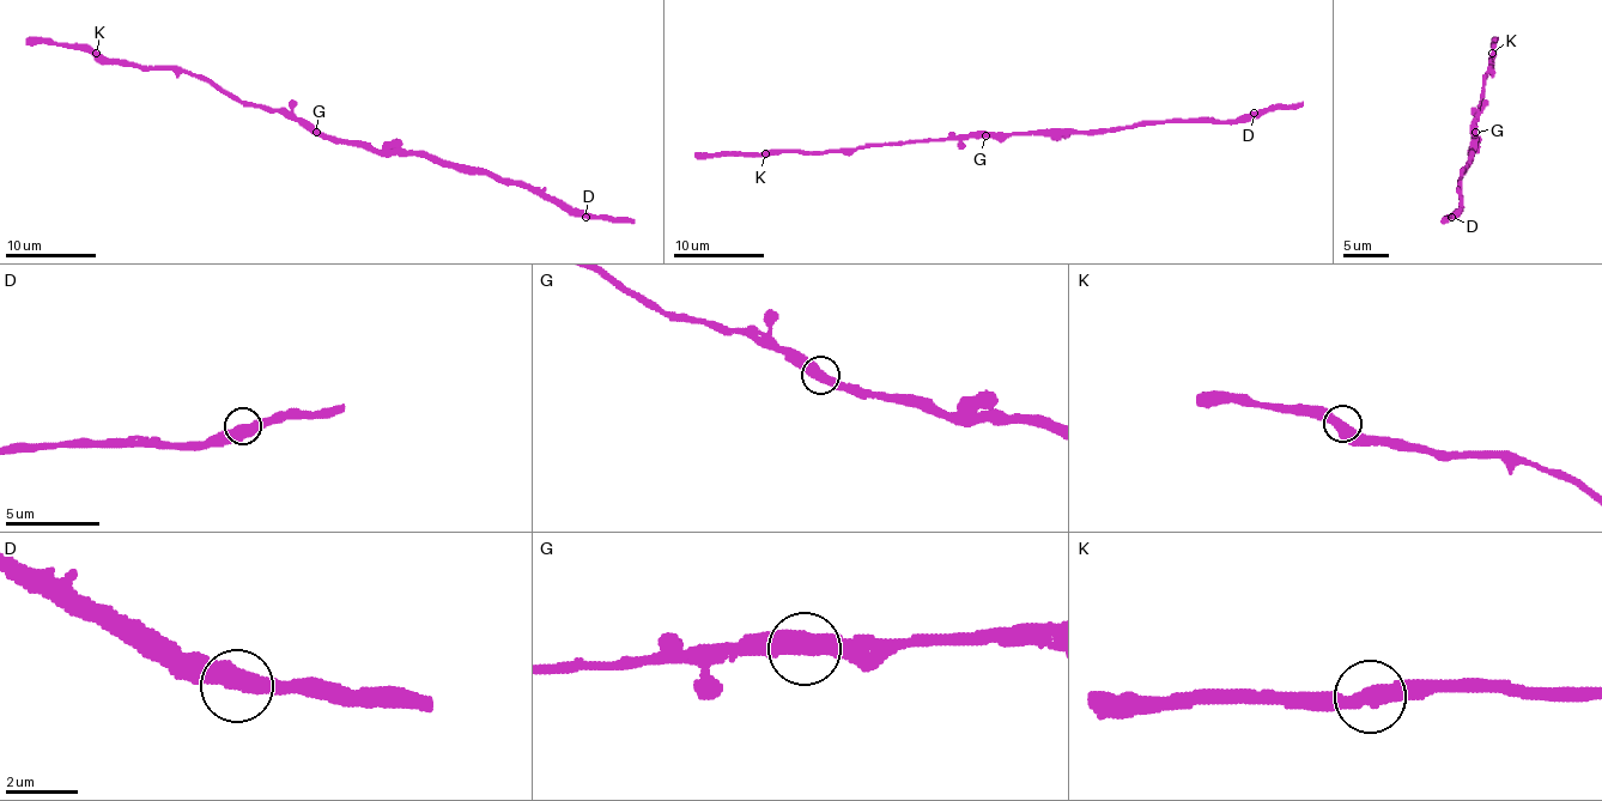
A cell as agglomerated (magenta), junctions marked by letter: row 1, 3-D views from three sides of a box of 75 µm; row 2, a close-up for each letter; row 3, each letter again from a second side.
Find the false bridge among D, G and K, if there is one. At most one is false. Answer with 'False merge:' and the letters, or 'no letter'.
False merge: no letter

